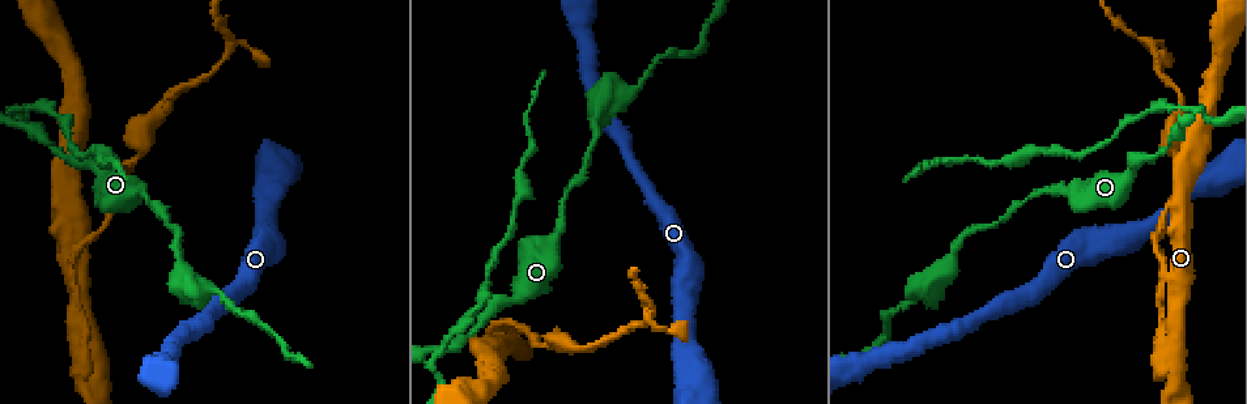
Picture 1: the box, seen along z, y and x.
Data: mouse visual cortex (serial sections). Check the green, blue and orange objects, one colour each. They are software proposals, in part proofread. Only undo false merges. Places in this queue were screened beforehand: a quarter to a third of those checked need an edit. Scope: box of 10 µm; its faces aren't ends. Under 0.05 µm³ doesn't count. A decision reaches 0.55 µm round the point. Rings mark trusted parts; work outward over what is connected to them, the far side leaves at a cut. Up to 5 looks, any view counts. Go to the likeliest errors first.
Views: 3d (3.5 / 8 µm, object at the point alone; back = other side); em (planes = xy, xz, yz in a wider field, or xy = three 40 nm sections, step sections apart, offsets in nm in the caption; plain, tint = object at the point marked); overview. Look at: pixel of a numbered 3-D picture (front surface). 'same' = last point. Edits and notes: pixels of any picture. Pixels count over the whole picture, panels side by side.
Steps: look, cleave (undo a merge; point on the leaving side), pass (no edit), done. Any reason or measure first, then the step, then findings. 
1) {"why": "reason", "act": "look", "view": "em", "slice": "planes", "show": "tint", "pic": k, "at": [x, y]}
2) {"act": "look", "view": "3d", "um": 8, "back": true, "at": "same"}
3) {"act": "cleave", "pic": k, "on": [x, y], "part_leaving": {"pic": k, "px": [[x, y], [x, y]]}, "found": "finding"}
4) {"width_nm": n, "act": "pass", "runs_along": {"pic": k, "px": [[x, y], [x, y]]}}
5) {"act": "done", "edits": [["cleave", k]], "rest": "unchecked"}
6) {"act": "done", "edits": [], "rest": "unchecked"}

{"why": "three-way junction", "act": "look", "view": "3d", "um": 3.5, "pic": 1, "at": [17, 107]}

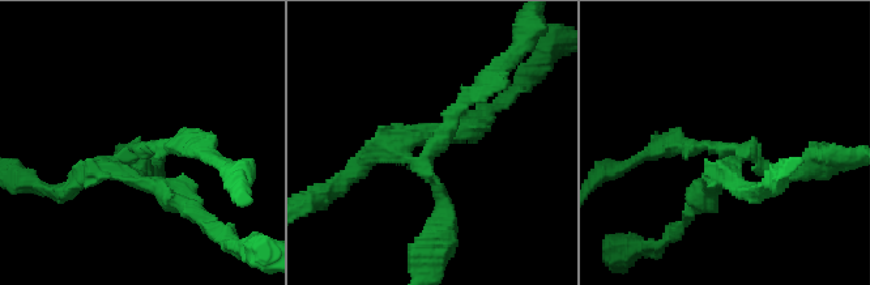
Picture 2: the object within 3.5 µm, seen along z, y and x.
{"arms": 3, "arm_widths_nm": [200, 200, 250], "why": "now the EM", "act": "look", "view": "em", "slice": "xy", "step": 3, "show": "plain", "pic": 2, "at": [140, 150]}

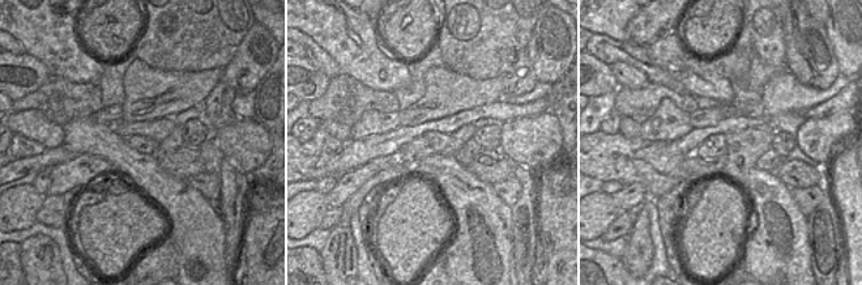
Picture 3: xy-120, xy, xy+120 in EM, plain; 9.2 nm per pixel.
{"act": "look", "view": "em", "slice": "xy", "step": 3, "show": "tint", "at": "same"}

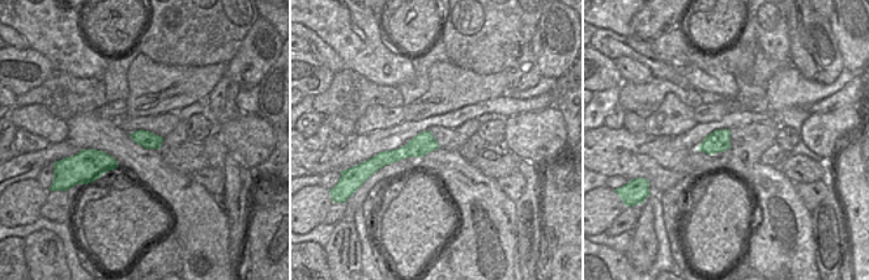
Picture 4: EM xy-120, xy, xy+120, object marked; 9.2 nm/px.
{"act": "cleave", "pic": 2, "on": [442, 192], "found": "two cells meet here"}

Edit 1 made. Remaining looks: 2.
{"act": "look", "view": "overview"}

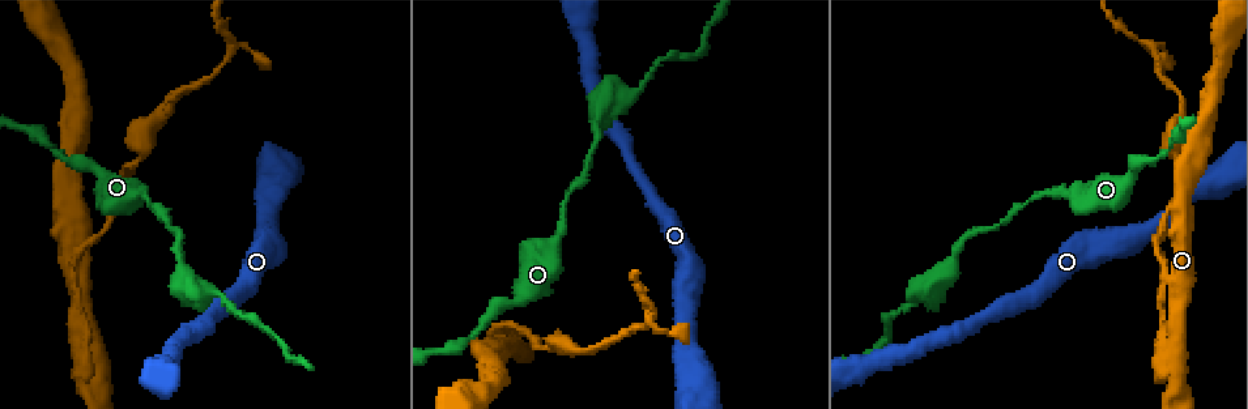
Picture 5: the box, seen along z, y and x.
{"act": "look", "view": "3d", "um": 3.5, "back": true, "pic": 5, "at": [1179, 354]}

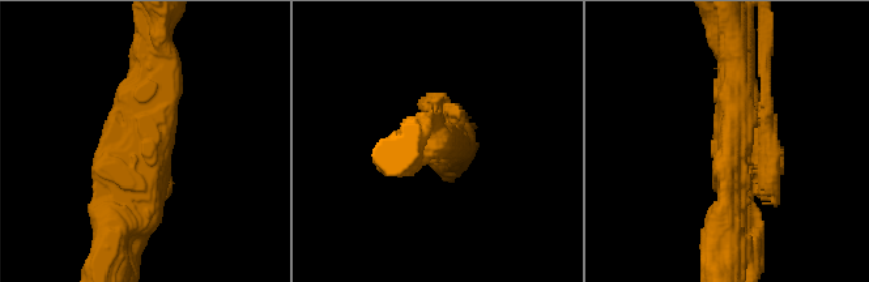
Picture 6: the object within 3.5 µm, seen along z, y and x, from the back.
{"act": "cleave", "pic": 6, "on": [762, 52], "part_leaving": {"pic": 6, "px": [[463, 120], [450, 105], [418, 105]]}, "found": "two cells meet here"}

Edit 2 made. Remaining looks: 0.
{"act": "done", "edits": [["cleave", 2], ["cleave", 6]], "rest": "unchecked"}

